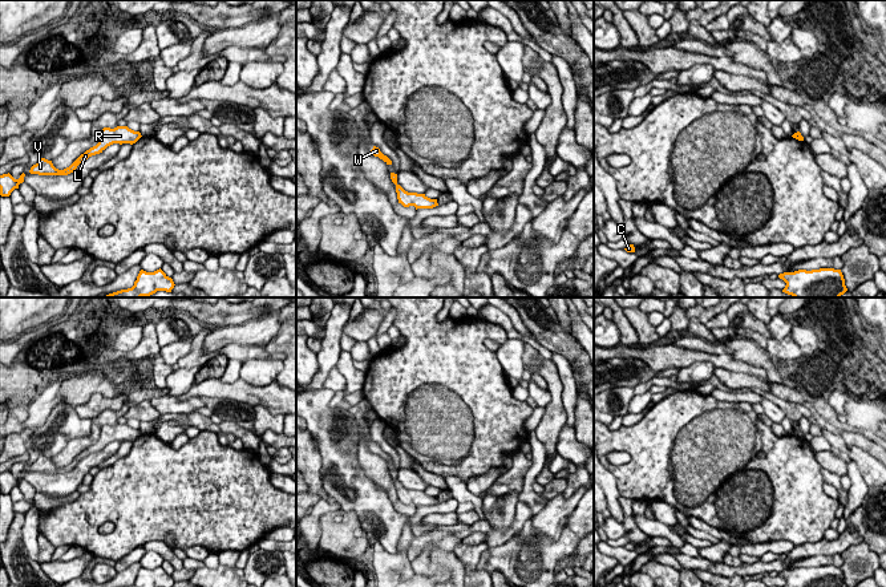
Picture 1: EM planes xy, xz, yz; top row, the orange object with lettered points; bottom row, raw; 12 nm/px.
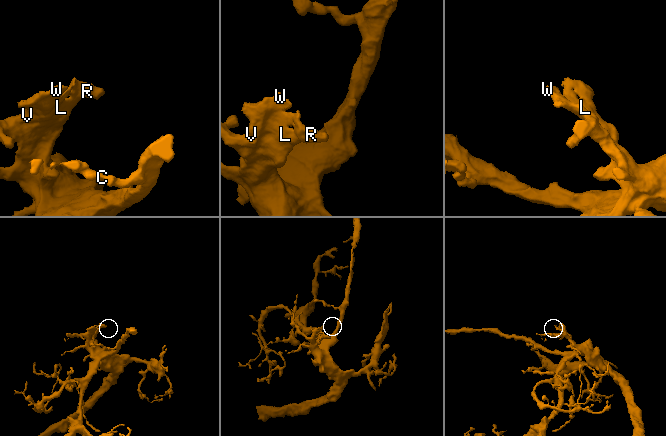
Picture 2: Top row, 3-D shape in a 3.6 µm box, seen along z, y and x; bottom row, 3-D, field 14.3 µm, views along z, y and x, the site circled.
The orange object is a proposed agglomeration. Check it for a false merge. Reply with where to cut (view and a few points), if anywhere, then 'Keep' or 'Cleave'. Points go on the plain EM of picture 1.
No split. Keep

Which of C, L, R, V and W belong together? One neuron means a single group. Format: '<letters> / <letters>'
C L R V W

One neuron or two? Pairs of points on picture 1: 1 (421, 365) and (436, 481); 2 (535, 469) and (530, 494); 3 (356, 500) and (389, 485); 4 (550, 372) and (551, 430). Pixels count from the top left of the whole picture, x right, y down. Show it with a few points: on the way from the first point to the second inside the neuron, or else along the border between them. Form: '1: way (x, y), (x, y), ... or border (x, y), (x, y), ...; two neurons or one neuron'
1: border (417, 462), (427, 470), (444, 478); two neurons
2: way (530, 476), (529, 488); one neuron
3: border (359, 466), (387, 494), (392, 503); two neurons
4: way (555, 387), (554, 416); one neuron

